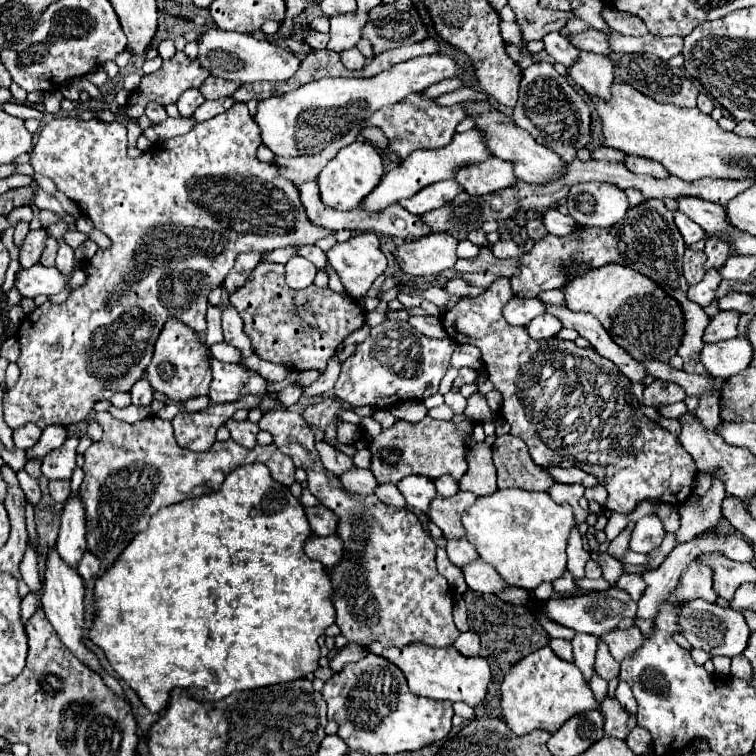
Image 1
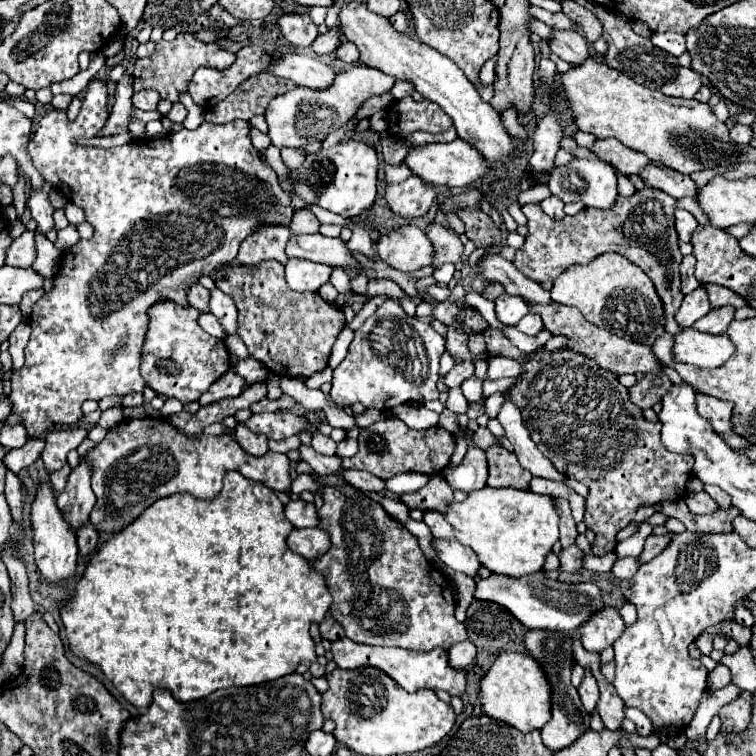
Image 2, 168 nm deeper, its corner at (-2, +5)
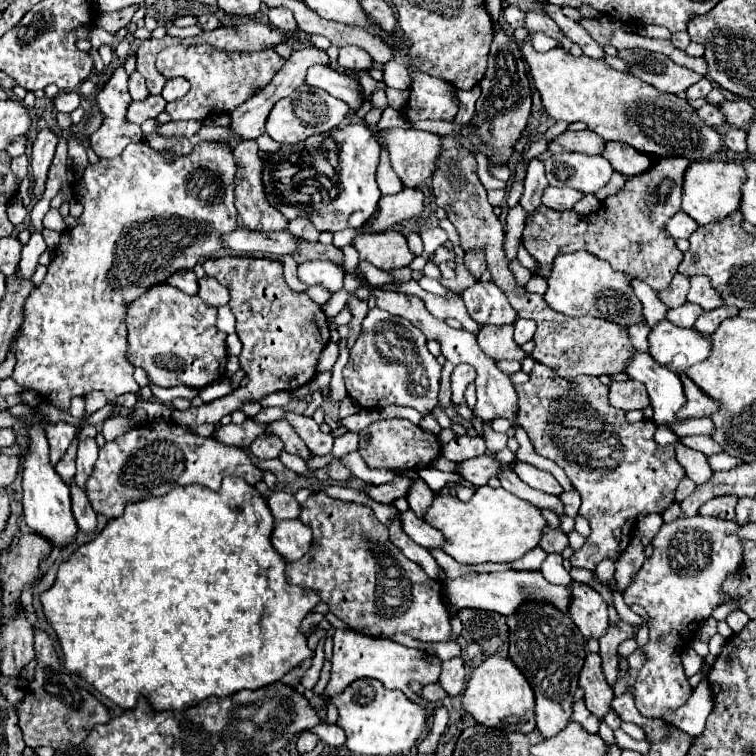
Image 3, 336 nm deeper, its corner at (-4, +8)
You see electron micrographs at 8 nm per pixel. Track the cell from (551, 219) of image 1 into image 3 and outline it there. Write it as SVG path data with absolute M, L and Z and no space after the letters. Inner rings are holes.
M547 186L545 192L543 192L541 202L543 202L543 206L549 206L553 210L571 210L573 204L581 198L583 198L583 194L579 194L577 190L567 188L567 186L563 186L563 188Z

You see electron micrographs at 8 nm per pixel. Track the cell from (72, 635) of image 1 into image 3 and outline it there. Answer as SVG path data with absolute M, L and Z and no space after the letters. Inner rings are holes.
M29 428L31 446L23 462L23 514L31 532L43 536L53 548L67 548L79 532L71 512L69 486L59 478L55 468L49 464L49 446L43 428Z

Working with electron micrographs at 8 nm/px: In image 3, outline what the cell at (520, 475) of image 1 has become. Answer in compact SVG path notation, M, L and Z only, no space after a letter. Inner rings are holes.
M477 456L477 458L471 458L471 460L465 460L461 466L459 466L459 474L469 480L473 486L483 486L489 482L489 478L493 476L499 476L501 470L505 468L513 468L513 464L499 464L495 458L491 456Z

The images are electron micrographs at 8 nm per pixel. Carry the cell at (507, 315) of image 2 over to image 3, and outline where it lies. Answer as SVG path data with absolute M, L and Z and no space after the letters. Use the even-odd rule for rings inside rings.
M477 282L463 292L463 300L471 318L479 324L513 324L517 320L515 308L507 302L507 296L493 282Z

